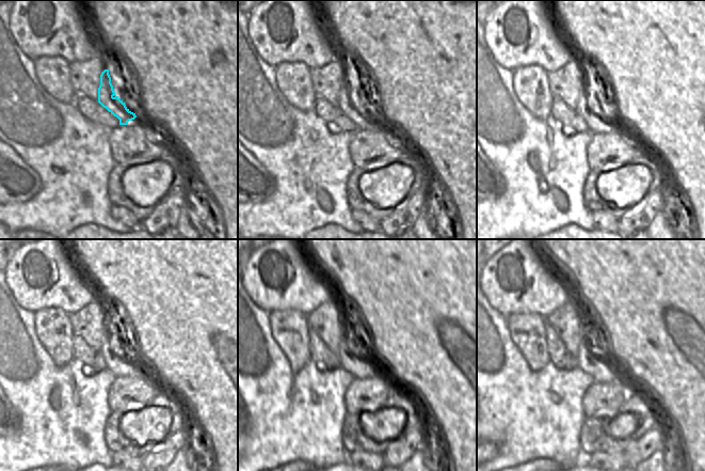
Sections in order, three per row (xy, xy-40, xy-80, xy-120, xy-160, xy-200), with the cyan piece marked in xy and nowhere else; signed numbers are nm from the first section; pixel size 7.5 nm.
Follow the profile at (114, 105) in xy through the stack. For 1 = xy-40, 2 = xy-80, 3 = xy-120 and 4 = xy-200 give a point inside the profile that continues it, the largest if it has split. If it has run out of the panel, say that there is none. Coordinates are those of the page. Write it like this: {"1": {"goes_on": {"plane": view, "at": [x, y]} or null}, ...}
{"1": {"goes_on": {"plane": "xy-40", "at": [347, 105]}}, "2": {"goes_on": {"plane": "xy-80", "at": [596, 124]}}, "3": {"goes_on": {"plane": "xy-120", "at": [116, 363]}}, "4": {"goes_on": {"plane": "xy-200", "at": [602, 372]}}}

